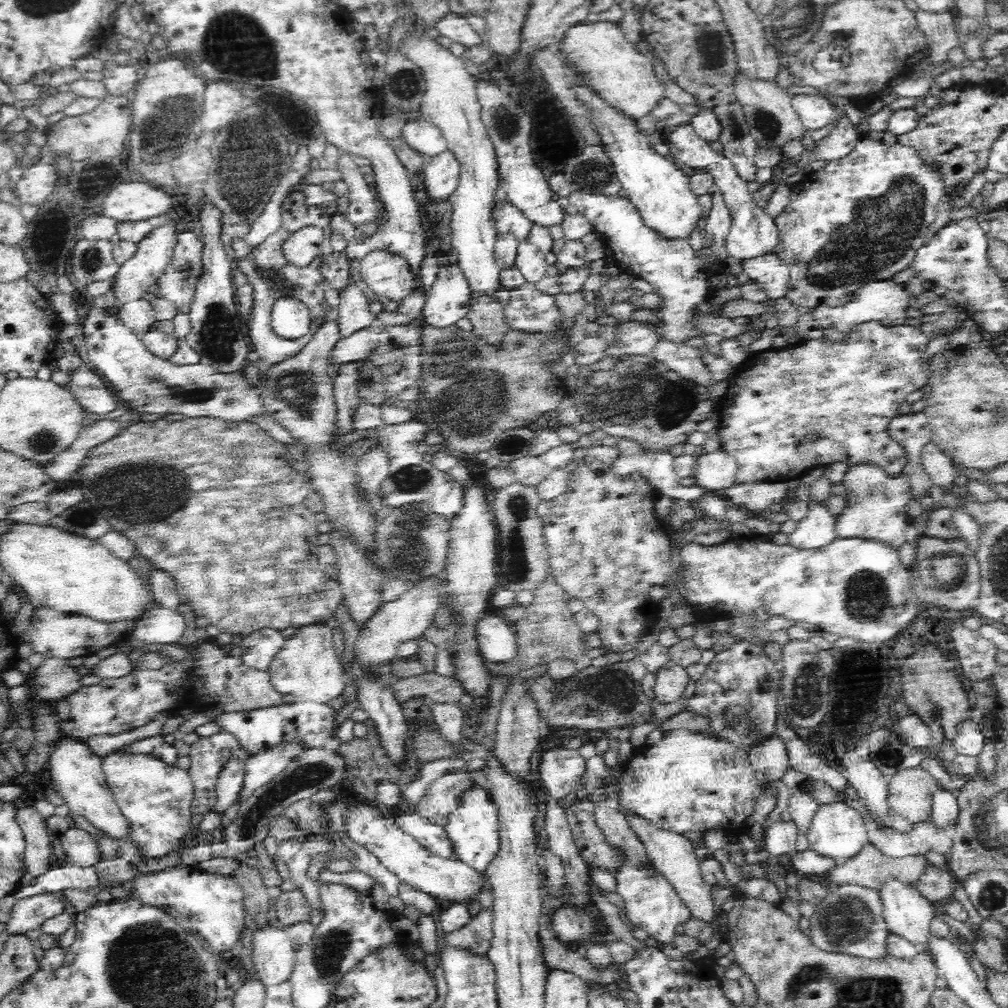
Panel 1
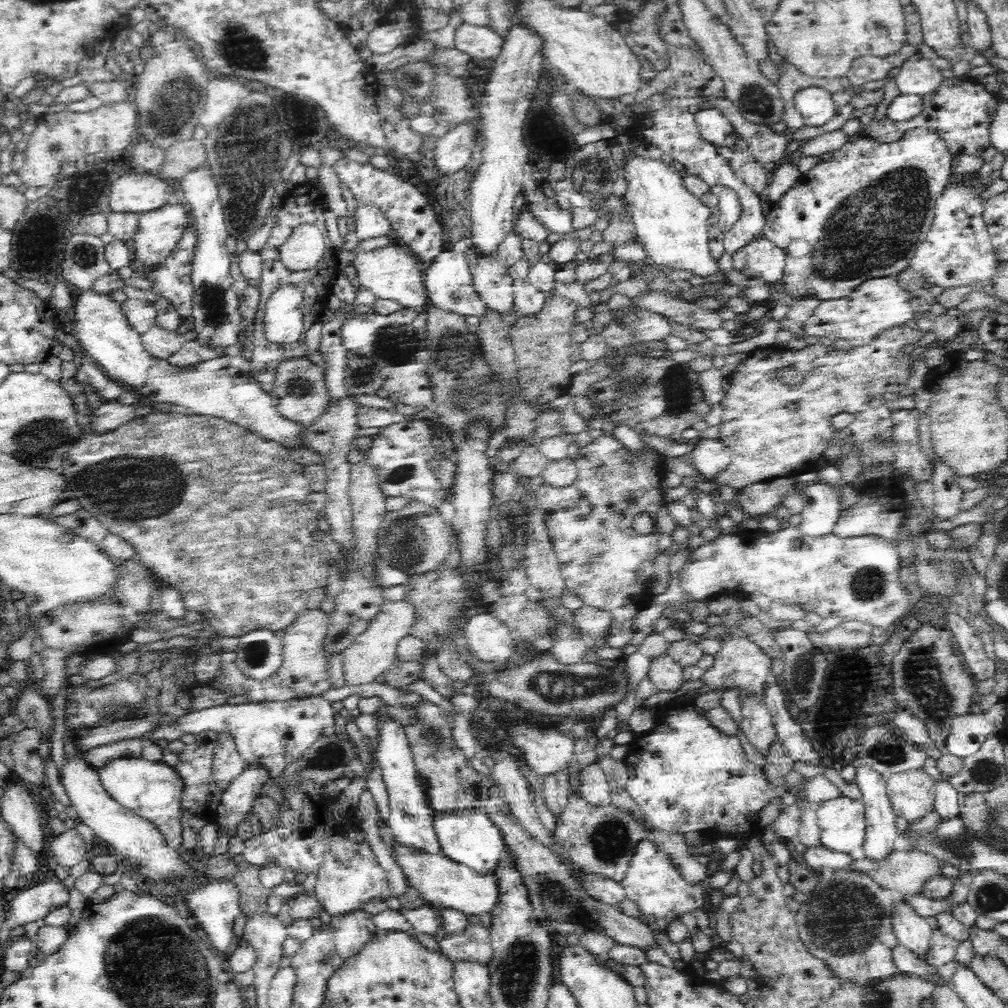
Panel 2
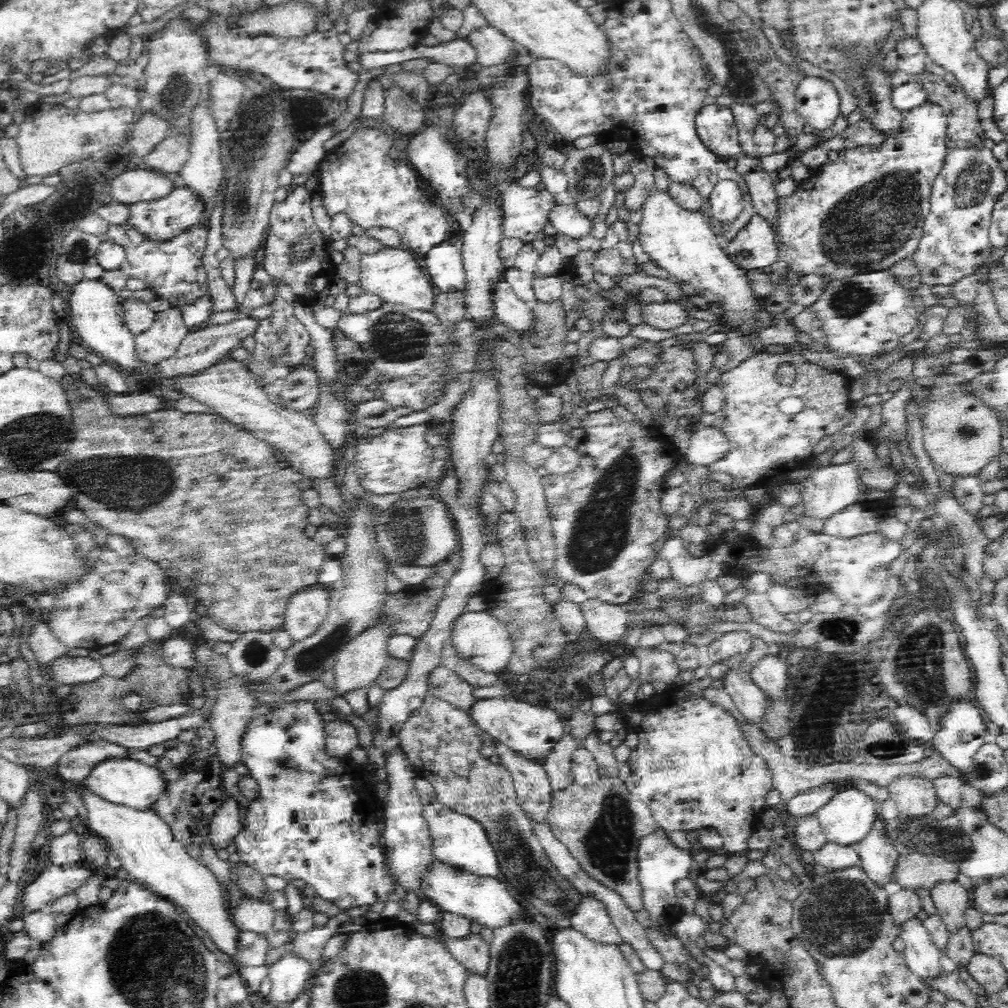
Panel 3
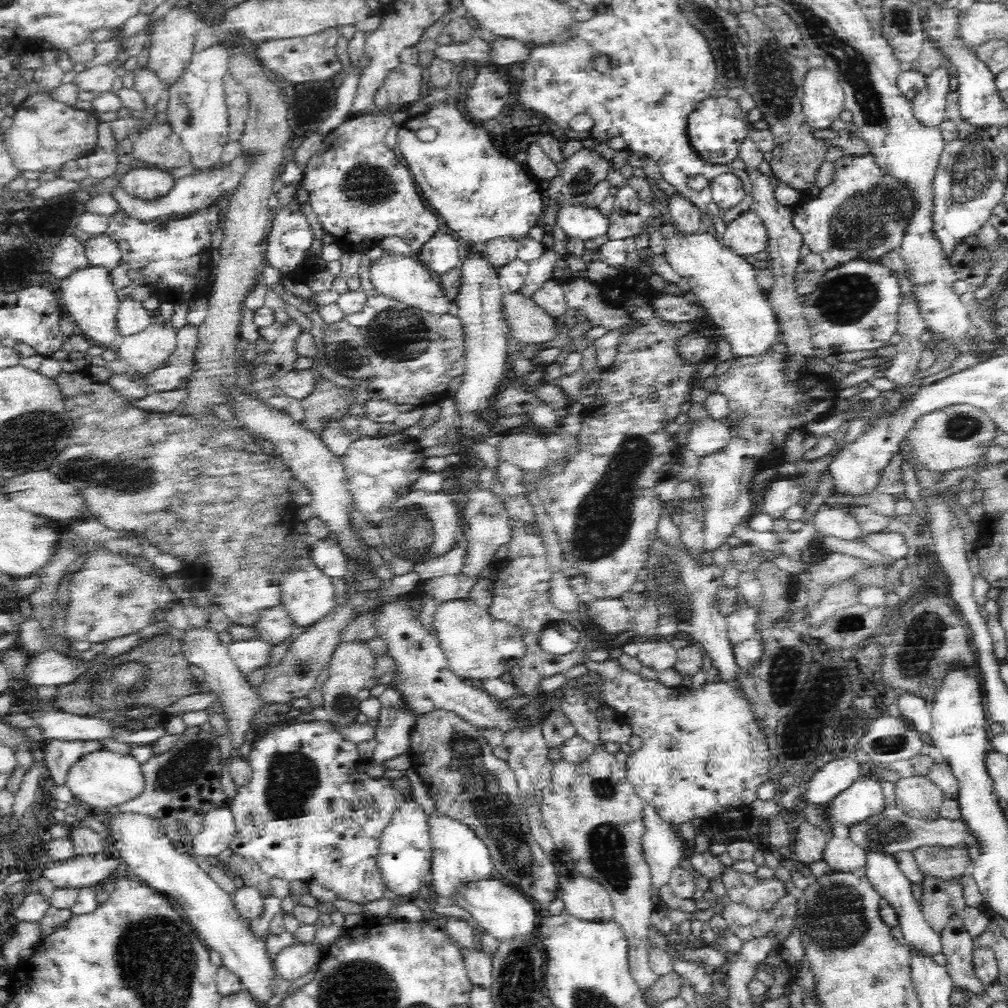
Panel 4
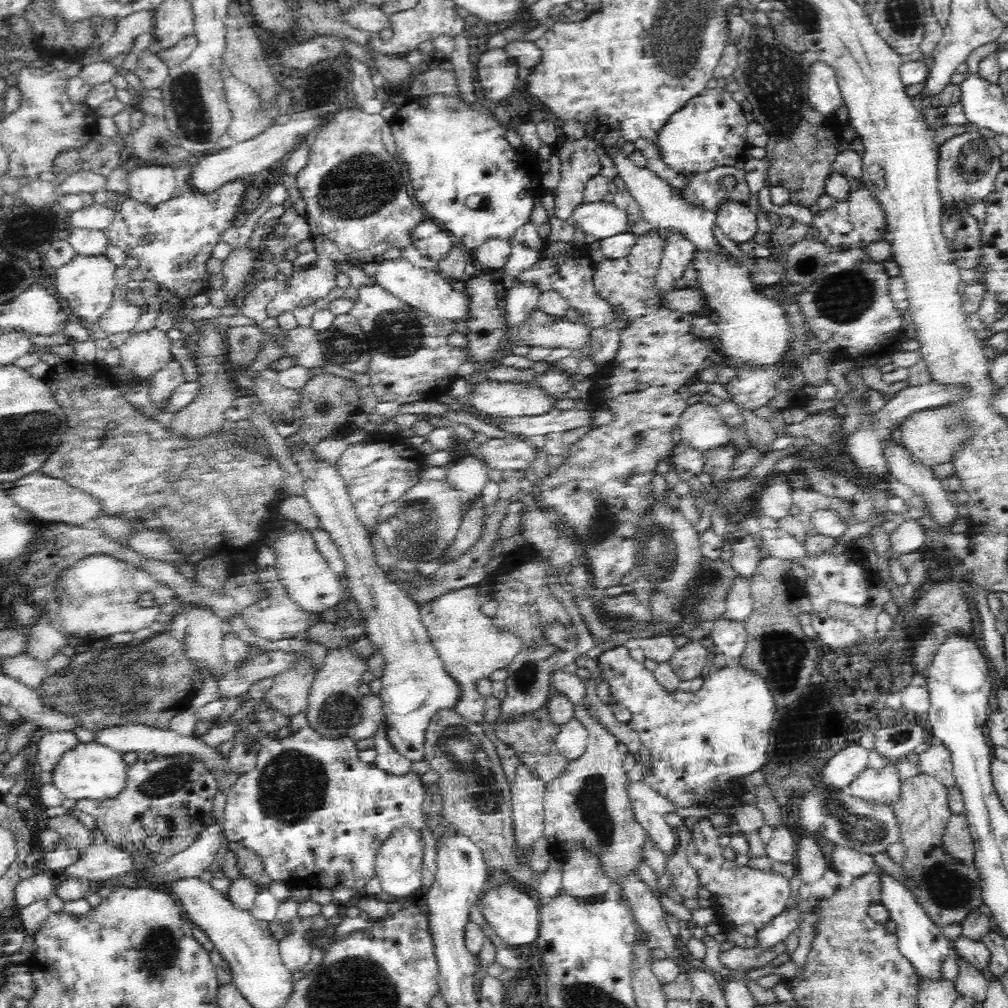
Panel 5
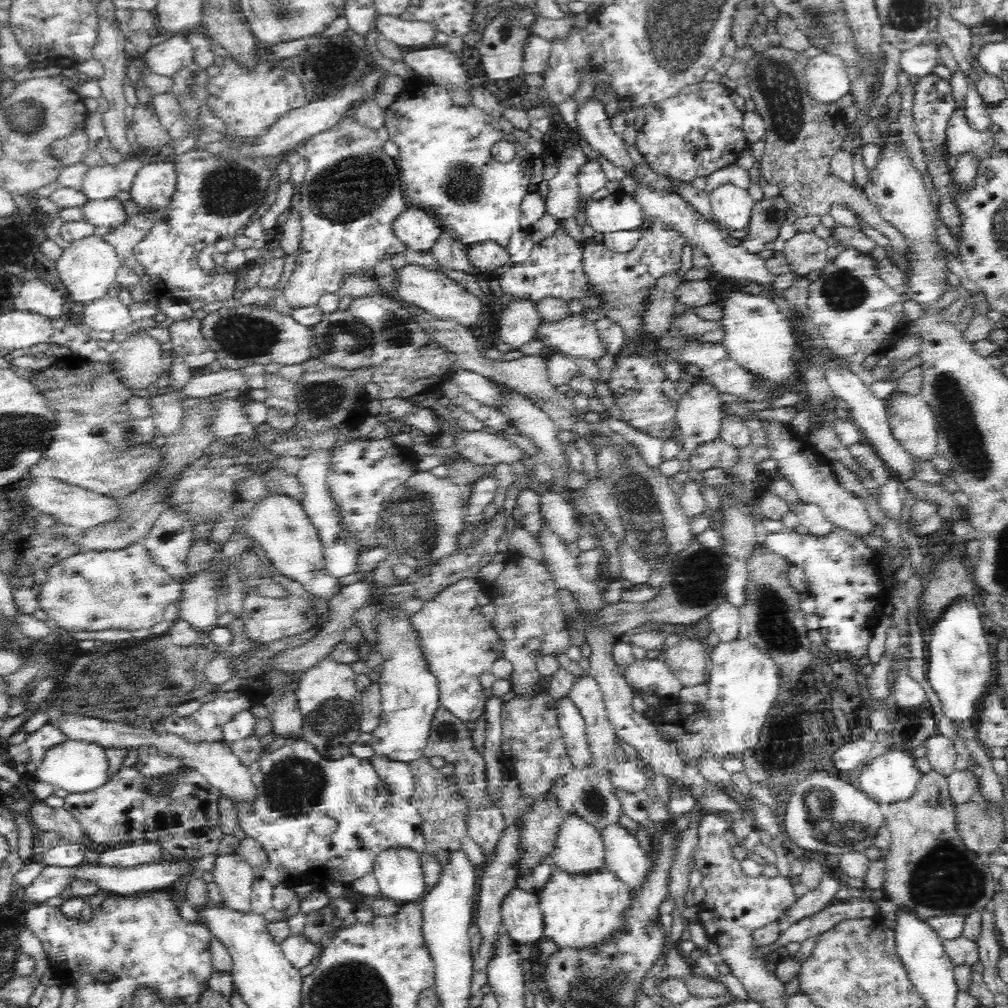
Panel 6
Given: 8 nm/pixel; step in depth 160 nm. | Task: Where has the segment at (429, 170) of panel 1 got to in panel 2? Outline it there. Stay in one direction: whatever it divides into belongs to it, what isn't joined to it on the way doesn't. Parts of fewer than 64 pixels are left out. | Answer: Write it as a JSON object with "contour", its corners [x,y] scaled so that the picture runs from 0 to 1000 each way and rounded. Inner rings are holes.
{"contour":[[[458,123],[452,129],[438,132],[438,136],[432,142],[429,159],[431,159],[433,171],[438,177],[448,175],[464,165],[471,144],[470,128],[471,125],[467,123]]]}

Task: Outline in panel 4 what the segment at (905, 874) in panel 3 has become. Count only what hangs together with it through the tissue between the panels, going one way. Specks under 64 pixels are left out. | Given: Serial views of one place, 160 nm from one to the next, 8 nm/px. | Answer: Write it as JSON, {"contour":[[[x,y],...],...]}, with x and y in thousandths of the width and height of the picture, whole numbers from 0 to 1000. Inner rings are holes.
{"contour":[[[916,840],[907,845],[907,853],[916,871],[930,871],[937,875],[951,873],[963,864],[964,855],[956,842]]]}

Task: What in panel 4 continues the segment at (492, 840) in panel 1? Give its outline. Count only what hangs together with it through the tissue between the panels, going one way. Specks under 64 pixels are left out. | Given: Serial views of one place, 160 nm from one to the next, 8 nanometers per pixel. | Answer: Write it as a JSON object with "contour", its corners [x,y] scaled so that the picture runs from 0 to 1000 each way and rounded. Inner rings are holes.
{"contour":[[[433,803],[424,810],[424,815],[429,841],[428,875],[424,883],[431,889],[443,892],[455,877],[491,869],[485,842],[466,819],[447,810],[436,808]]]}

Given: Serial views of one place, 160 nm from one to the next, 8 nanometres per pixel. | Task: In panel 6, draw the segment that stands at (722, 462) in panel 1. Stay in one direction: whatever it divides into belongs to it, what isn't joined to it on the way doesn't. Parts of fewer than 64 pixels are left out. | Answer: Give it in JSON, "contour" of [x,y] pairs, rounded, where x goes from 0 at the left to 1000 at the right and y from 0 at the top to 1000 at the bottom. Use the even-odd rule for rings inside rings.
{"contour":[[[692,379],[688,380],[673,397],[670,411],[676,441],[676,447],[670,452],[673,456],[680,457],[690,444],[714,435],[716,417],[718,416],[718,409],[714,407],[714,403],[718,400],[712,394],[713,390],[703,379]]]}

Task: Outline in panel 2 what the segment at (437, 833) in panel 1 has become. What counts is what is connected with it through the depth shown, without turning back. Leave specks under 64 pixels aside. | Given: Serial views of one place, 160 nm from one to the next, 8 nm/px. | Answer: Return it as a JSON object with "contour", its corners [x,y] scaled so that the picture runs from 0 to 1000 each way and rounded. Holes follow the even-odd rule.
{"contour":[[[377,699],[370,709],[375,717],[374,756],[379,763],[387,795],[387,809],[383,816],[389,822],[394,835],[421,845],[438,847],[438,838],[432,823],[432,811],[425,801],[425,788],[415,781],[413,758],[403,723],[383,705],[383,699]]]}

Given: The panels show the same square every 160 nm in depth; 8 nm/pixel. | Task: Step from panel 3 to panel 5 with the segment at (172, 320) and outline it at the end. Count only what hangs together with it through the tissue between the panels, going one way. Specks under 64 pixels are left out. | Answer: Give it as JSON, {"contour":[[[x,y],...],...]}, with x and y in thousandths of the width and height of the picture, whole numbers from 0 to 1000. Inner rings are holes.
{"contour":[[[152,325],[146,329],[129,331],[117,344],[121,359],[119,363],[145,378],[172,357],[169,345],[171,337],[166,329]]]}

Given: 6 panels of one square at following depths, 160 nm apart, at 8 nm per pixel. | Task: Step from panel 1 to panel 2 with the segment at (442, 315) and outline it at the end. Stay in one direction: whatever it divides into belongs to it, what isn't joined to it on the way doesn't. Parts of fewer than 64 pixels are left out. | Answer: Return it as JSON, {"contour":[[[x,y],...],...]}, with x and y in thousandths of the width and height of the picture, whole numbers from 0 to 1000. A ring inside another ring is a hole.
{"contour":[[[446,246],[441,247],[433,254],[421,272],[426,304],[435,307],[435,309],[452,312],[460,315],[480,313],[480,310],[483,308],[482,302],[470,287],[468,271],[465,269],[460,250],[454,251]]]}

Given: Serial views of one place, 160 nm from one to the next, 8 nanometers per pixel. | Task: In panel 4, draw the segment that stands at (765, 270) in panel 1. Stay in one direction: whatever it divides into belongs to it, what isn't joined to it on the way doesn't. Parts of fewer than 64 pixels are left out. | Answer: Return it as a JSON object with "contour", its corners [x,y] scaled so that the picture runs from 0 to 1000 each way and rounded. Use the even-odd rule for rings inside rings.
{"contour":[[[745,207],[738,208],[726,222],[720,223],[715,238],[728,252],[737,256],[762,249],[762,227]]]}

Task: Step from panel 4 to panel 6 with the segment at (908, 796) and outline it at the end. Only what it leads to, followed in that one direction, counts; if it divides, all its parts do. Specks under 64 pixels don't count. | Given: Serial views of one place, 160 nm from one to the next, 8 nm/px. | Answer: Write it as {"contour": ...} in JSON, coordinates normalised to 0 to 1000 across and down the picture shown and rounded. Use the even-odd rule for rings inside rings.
{"contour":[[[923,764],[920,768],[915,767],[915,770],[913,770],[913,774],[911,774],[911,778],[909,780],[909,786],[906,787],[906,790],[903,791],[902,794],[889,796],[878,801],[878,811],[880,813],[880,817],[878,819],[881,820],[881,823],[885,827],[884,840],[877,844],[876,849],[876,854],[879,858],[879,869],[877,871],[878,891],[880,891],[880,893],[884,893],[890,900],[899,899],[899,901],[907,903],[909,905],[909,909],[911,909],[911,911],[915,911],[916,913],[938,908],[954,909],[957,911],[958,909],[961,909],[969,904],[974,904],[978,901],[978,899],[983,898],[986,889],[989,887],[989,866],[984,862],[982,856],[979,854],[979,851],[968,846],[964,847],[964,845],[960,844],[960,842],[956,840],[956,836],[954,836],[954,834],[952,834],[952,830],[950,830],[947,813],[948,802],[948,799],[946,799],[946,797],[944,797],[944,793],[942,793],[942,784],[939,772],[927,764]]]}

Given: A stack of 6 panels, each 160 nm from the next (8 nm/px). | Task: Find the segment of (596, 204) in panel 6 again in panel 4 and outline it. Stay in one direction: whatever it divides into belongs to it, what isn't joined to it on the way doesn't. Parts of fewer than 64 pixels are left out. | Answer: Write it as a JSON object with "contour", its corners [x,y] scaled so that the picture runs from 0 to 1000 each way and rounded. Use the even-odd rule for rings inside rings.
{"contour":[[[579,202],[555,204],[553,223],[565,235],[587,238],[599,234],[603,226],[603,214],[593,205],[583,206]]]}

